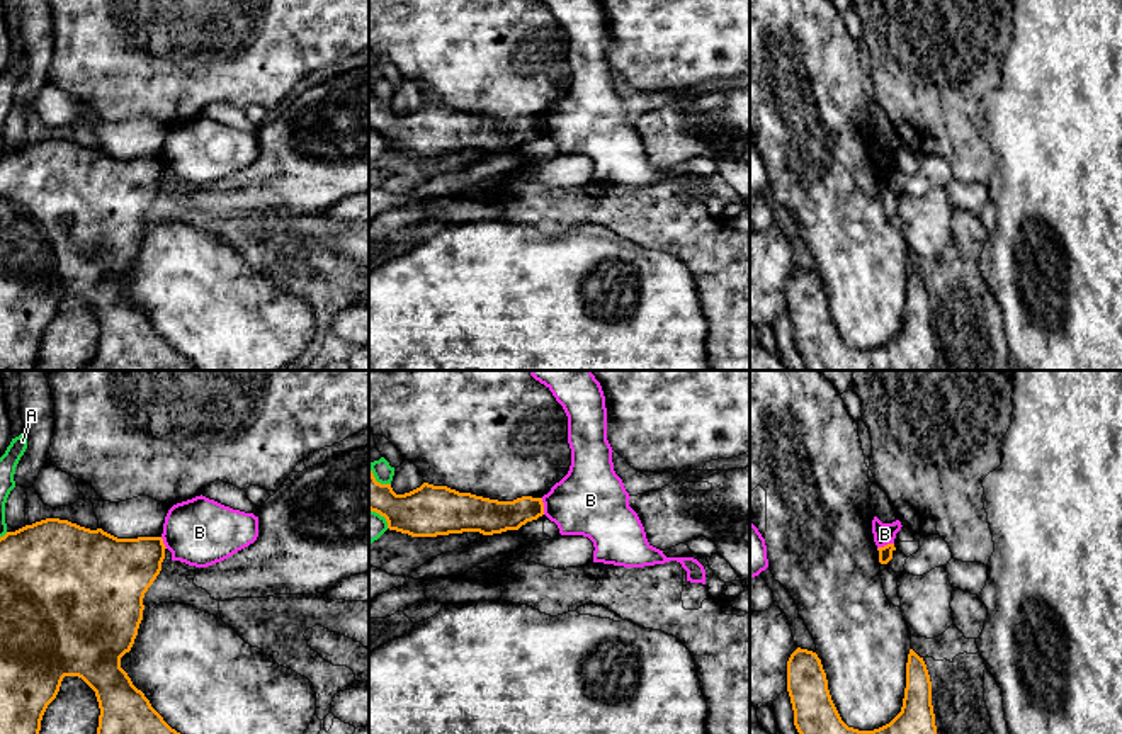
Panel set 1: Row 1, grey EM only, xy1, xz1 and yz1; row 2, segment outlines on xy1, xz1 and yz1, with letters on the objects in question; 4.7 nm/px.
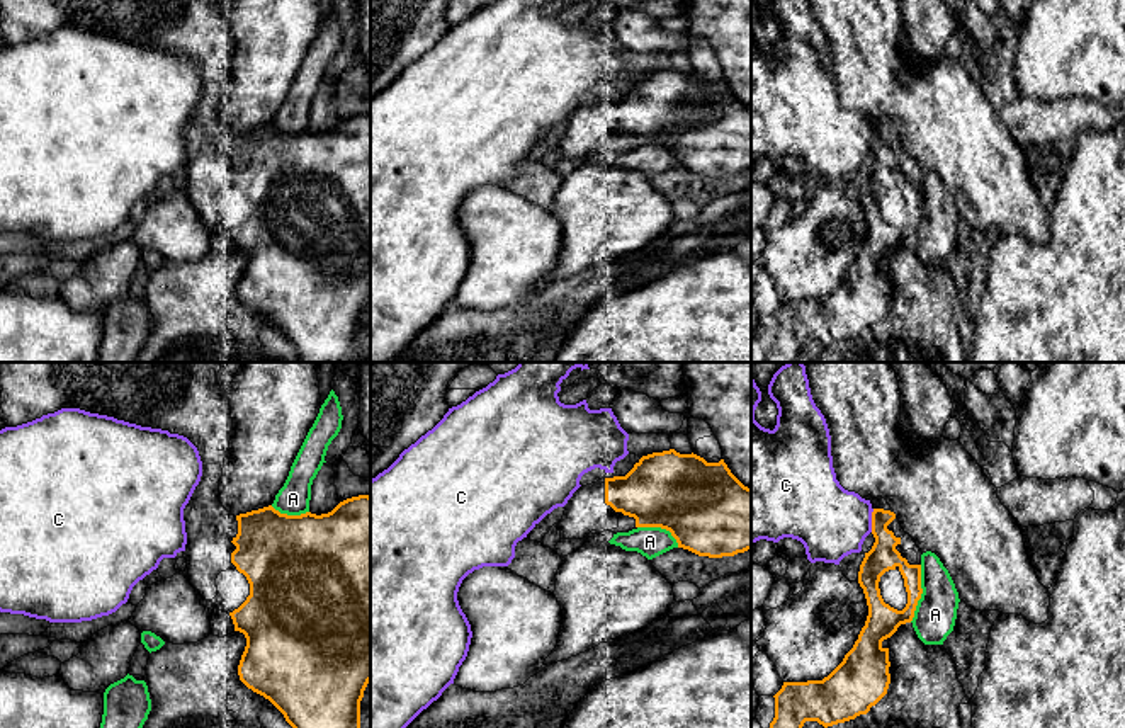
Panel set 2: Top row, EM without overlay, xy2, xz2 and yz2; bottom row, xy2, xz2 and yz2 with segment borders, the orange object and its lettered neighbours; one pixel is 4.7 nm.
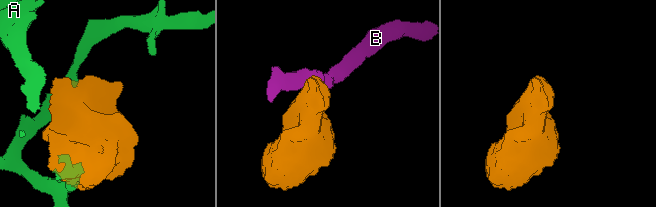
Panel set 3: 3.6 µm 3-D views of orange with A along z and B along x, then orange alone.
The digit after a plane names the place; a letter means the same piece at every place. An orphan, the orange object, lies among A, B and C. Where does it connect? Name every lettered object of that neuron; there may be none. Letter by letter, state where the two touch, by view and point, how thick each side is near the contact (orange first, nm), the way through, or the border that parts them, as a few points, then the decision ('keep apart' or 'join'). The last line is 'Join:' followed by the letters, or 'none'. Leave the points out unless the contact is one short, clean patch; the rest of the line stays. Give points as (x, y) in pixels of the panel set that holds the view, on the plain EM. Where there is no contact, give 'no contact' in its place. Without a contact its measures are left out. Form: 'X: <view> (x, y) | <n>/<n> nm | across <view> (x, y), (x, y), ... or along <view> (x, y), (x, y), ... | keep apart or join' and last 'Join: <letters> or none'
A: yz2 (921, 211) | 160/200 nm | keep apart
B: xz1 (543, 126) | 160/340 nm | along xz1 (541, 118), (544, 133) | keep apart
C: yz2 (872, 140) | 140/340 nm | keep apart
Join: none

